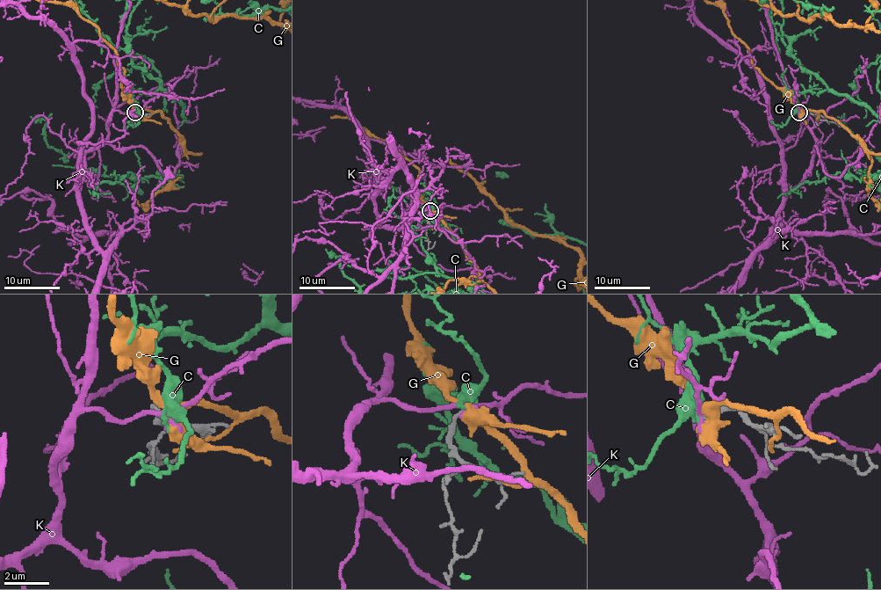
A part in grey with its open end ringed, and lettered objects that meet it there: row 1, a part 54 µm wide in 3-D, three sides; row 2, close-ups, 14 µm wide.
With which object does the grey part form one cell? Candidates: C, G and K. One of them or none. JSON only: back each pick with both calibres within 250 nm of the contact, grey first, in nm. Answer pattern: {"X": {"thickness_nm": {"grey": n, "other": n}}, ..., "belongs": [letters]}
{"belongs": []}

